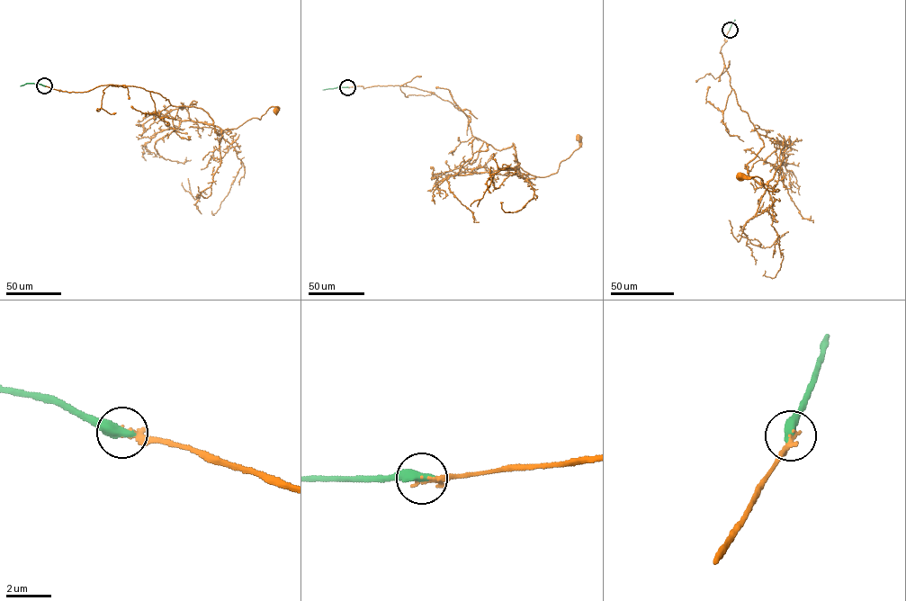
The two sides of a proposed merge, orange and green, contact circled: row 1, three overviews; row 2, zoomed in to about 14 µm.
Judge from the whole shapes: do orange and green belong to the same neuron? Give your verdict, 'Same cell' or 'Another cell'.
Same cell

